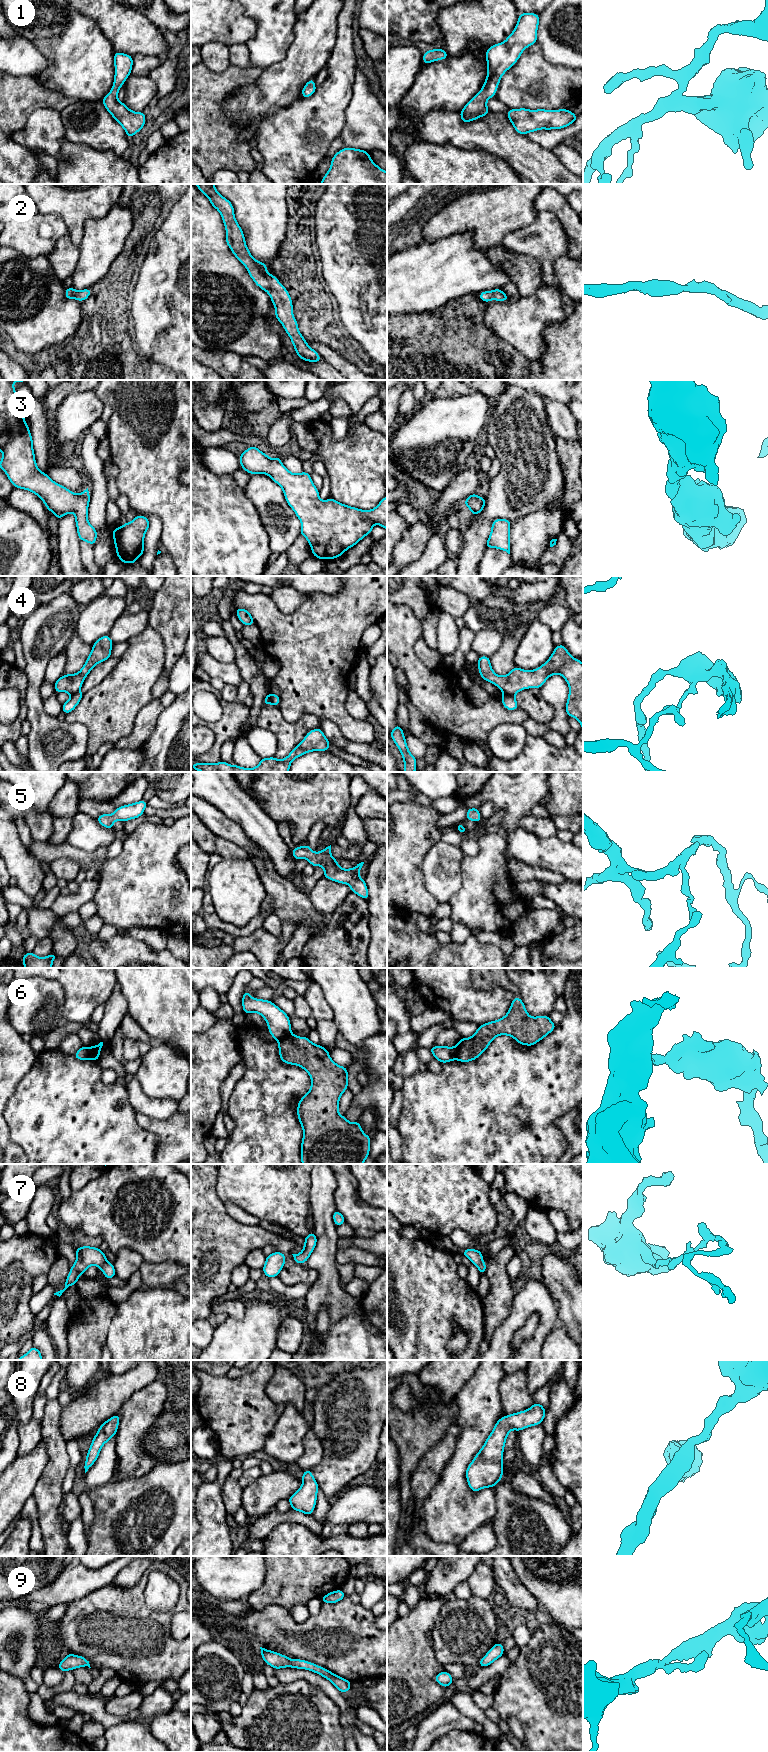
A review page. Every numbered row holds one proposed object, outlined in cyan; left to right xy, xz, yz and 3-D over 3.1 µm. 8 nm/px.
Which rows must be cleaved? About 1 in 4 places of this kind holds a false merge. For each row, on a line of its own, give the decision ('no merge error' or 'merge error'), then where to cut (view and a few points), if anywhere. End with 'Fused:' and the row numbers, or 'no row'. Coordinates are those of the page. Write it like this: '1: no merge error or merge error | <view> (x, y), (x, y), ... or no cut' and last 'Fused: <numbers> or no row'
1: no merge error | no cut
2: no merge error | no cut
3: no merge error | no cut
4: merge error | yz (503, 693), (513, 696)
5: no merge error | no cut
6: merge error | xz (291, 1033), (278, 1040)
7: merge error | xy (107, 1262), (98, 1266)
8: no merge error | no cut
9: no merge error | no cut
Fused: 4, 6, 7

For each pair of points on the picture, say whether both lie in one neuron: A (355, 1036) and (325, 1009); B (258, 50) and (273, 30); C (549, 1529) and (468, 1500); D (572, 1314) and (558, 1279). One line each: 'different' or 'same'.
A: different
B: same
C: different
D: same

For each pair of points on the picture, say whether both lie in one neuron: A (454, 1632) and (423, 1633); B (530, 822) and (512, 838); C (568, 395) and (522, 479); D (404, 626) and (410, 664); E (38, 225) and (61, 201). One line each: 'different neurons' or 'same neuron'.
A: different neurons
B: different neurons
C: different neurons
D: same neuron
E: different neurons

